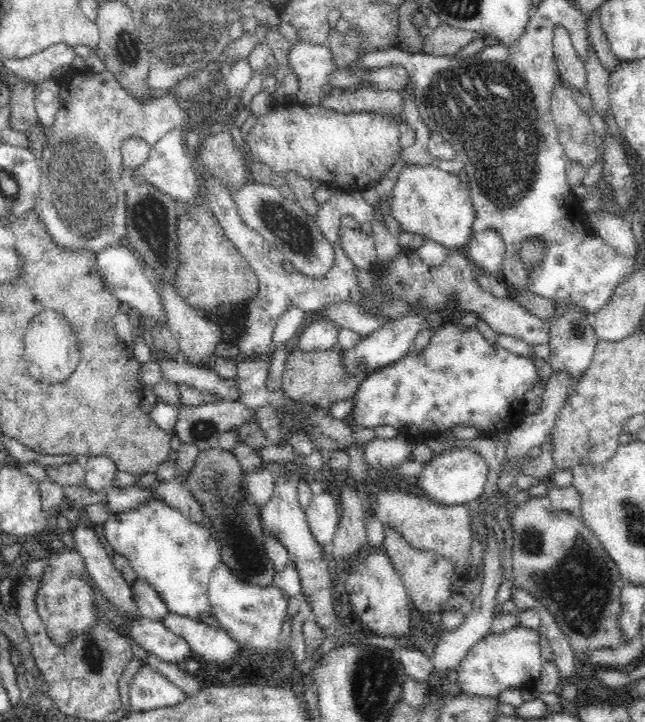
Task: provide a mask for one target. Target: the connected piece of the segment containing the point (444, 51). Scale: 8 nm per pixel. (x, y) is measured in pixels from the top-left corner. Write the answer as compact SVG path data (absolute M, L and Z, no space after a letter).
M441 22L440 26L424 39L422 50L424 54L450 57L478 36L478 32L456 28Z

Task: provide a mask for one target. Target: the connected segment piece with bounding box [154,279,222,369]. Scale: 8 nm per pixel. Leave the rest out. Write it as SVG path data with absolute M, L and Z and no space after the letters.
M159 279L154 280L154 282L166 310L167 326L170 328L174 339L177 340L180 353L184 355L182 361L188 362L188 365L194 368L207 369L201 362L202 360L208 360L216 350L216 346L222 343L220 322L210 322L205 319L198 310L189 306L182 299L172 284L162 283Z

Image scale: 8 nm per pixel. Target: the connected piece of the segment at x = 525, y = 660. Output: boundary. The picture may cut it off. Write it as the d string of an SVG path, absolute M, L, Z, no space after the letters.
M518 625L502 634L489 633L476 641L460 666L454 668L458 688L466 694L494 699L506 688L533 687L540 678L543 658L539 641L540 631Z

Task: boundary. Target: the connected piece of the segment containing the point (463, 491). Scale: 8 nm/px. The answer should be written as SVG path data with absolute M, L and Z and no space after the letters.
M454 448L448 452L441 452L418 474L418 486L422 490L422 496L428 498L429 502L449 507L472 504L486 486L488 468L484 465L481 455L468 448Z

